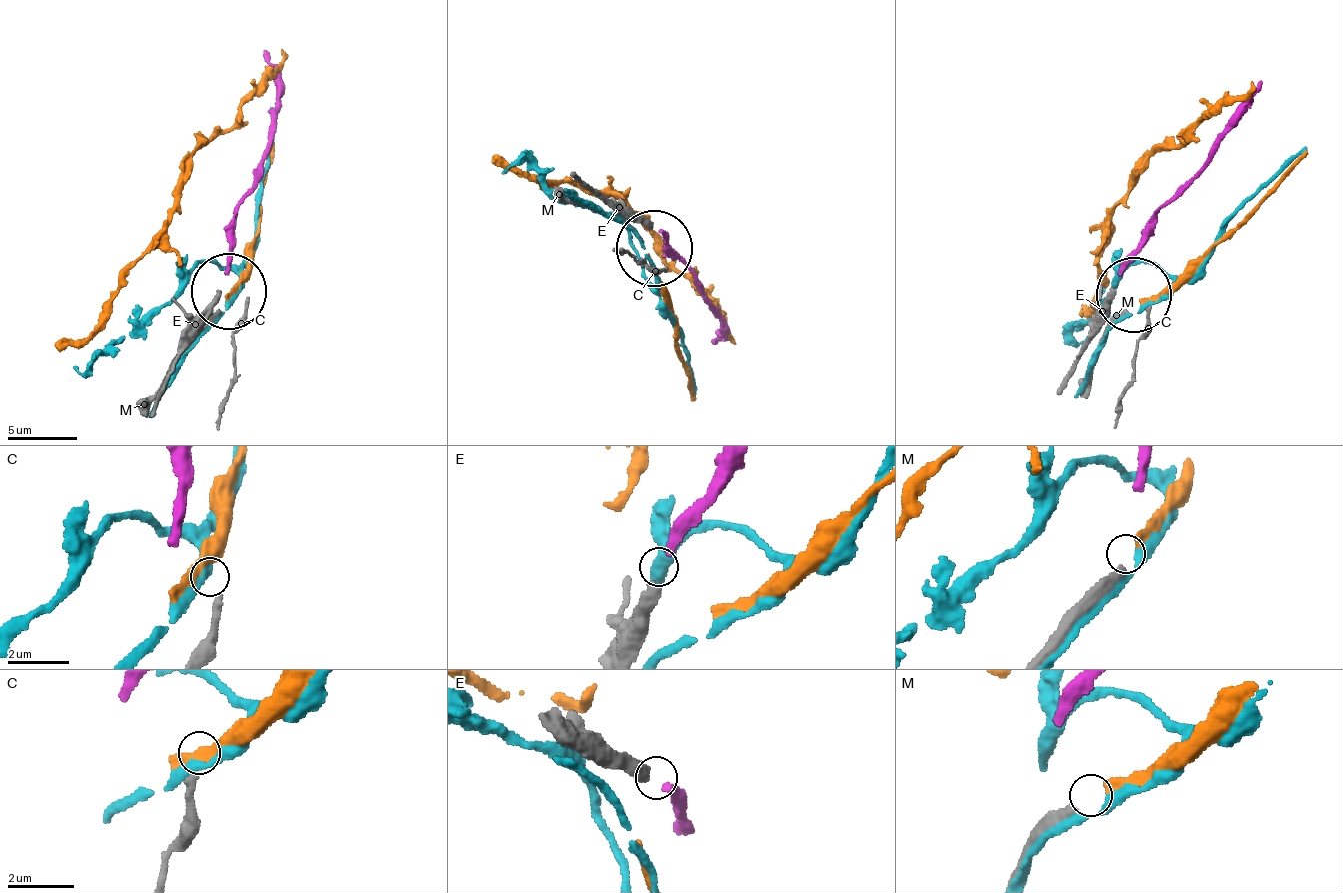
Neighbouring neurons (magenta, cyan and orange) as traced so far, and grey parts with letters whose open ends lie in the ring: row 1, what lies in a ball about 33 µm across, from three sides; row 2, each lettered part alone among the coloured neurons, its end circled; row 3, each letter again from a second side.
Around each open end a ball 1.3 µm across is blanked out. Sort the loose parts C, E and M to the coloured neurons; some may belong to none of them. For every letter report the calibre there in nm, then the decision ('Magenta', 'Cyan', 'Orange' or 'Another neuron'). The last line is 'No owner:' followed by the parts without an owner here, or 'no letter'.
C: Thickness 240 nm. Another neuron
E: Thickness 340 nm. Magenta
M: Thickness 260 nm. Orange
No owner: C

